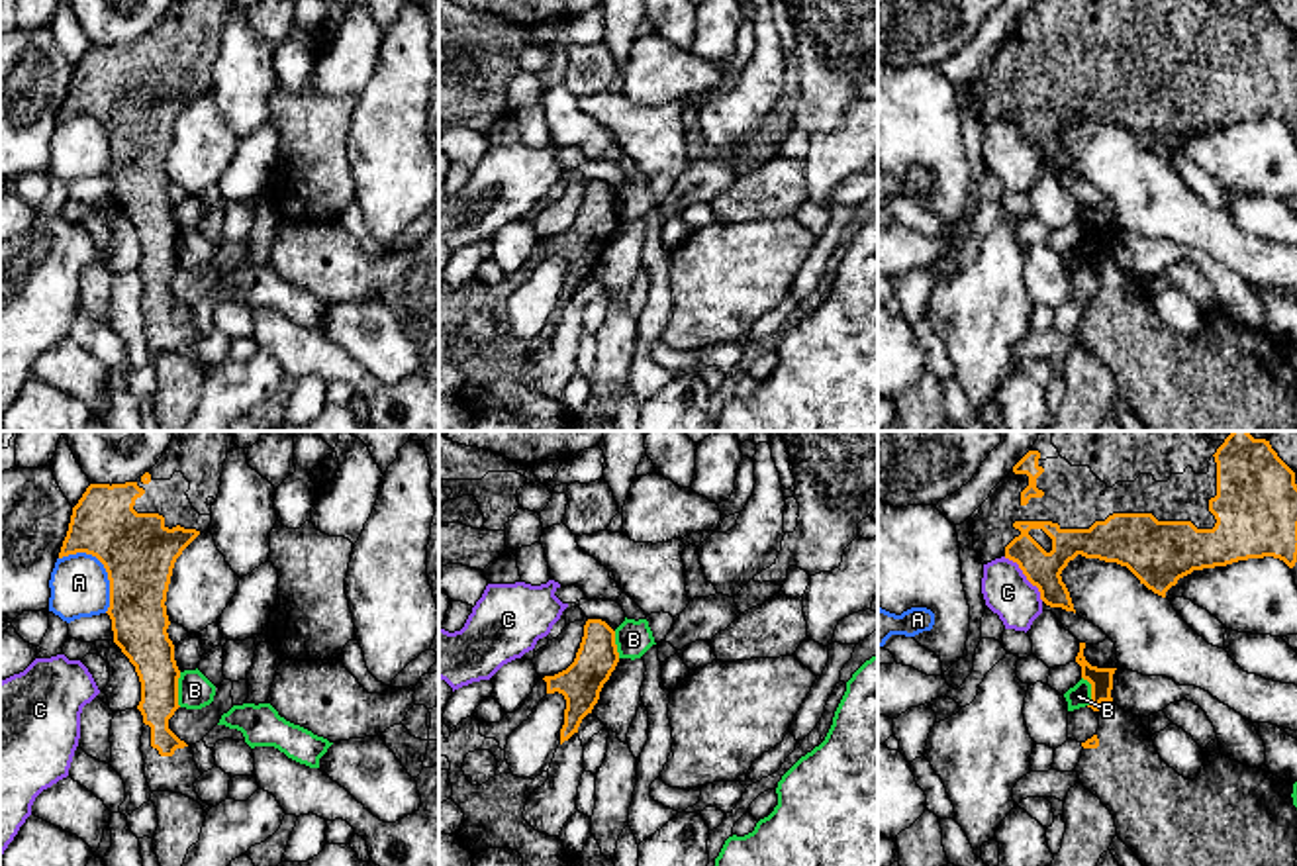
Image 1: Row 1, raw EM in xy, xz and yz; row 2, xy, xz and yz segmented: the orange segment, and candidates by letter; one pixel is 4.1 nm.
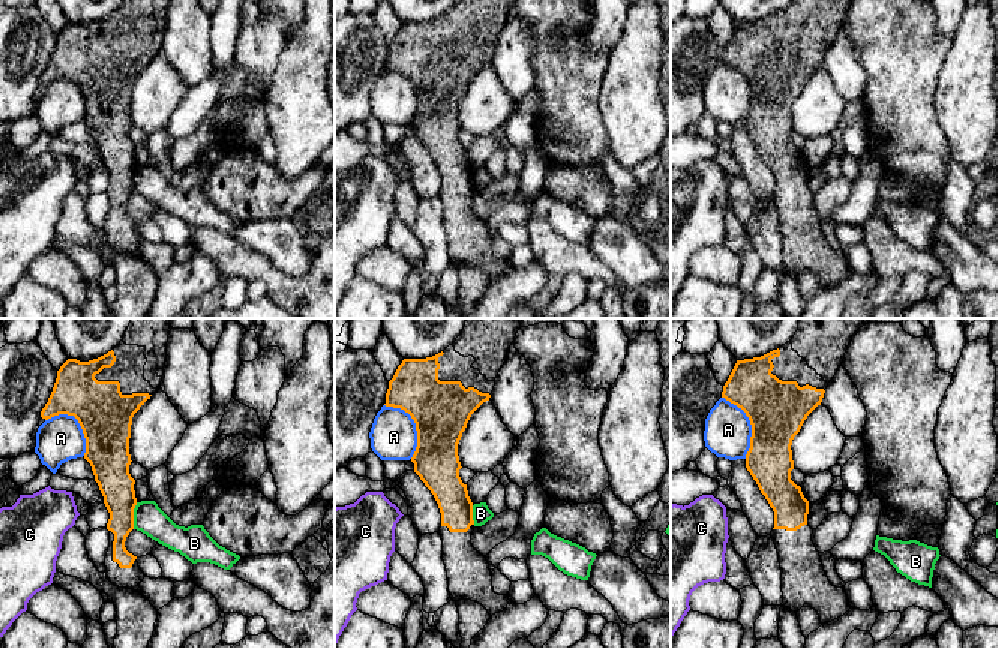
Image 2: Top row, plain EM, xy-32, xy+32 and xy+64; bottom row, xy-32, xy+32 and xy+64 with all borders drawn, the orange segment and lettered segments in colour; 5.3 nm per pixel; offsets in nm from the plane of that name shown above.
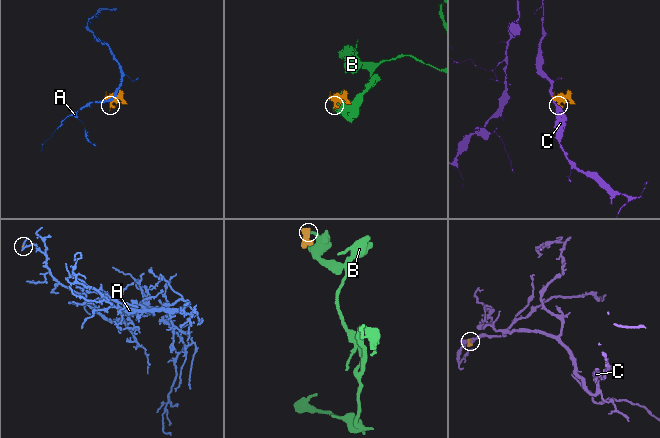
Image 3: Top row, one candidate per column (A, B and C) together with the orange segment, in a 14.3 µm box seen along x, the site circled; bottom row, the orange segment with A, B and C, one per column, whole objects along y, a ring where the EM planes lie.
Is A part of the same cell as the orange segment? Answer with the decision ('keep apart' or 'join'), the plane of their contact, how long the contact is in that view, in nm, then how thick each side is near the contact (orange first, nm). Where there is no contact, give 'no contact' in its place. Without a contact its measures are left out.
keep apart; meets orange in xy; contact 300 nm long; 300 nm thick on the orange side, 240 nm on the other

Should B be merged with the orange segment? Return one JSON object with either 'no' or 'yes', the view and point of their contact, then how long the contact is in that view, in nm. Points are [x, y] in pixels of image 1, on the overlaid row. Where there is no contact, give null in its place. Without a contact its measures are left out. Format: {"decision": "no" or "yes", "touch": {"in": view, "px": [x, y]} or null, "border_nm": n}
{"decision": "no", "touch": {"in": "xy", "px": [177, 690]}, "border_nm": 140}

